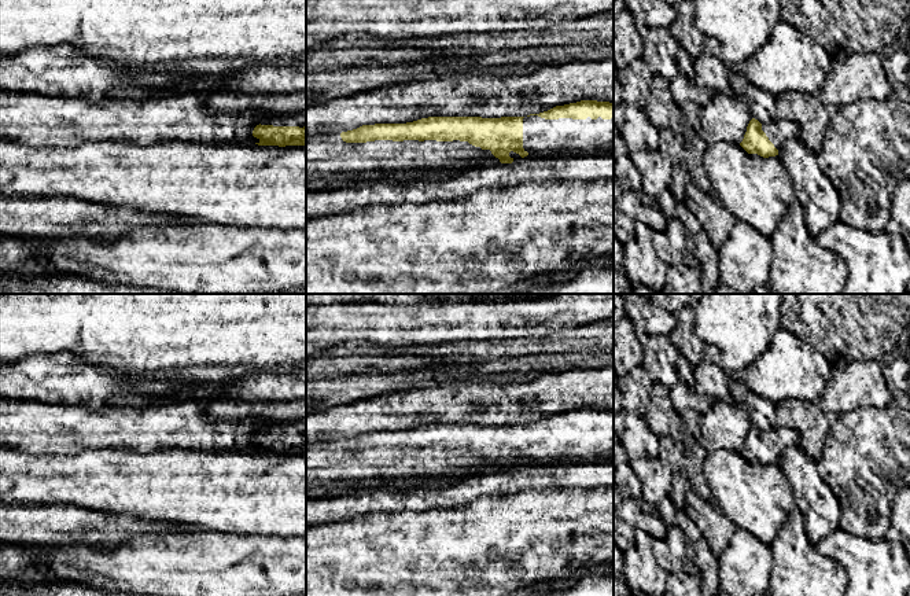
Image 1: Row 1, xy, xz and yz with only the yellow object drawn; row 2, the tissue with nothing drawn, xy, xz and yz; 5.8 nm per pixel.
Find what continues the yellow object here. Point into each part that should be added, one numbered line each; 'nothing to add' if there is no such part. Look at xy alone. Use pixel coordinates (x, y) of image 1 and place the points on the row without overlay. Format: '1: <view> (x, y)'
1: xy (295, 427)

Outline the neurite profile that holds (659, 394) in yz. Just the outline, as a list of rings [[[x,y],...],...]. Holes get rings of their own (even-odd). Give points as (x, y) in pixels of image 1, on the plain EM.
[[[653,383],[649,389],[649,398],[652,405],[644,415],[648,427],[657,437],[670,434],[674,439],[681,441],[686,435],[684,419],[673,406],[668,387]]]

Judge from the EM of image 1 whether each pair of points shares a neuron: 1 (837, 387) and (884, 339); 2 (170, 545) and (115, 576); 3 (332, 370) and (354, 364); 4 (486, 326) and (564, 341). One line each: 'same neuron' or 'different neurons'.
1: different neurons
2: same neuron
3: same neuron
4: different neurons

